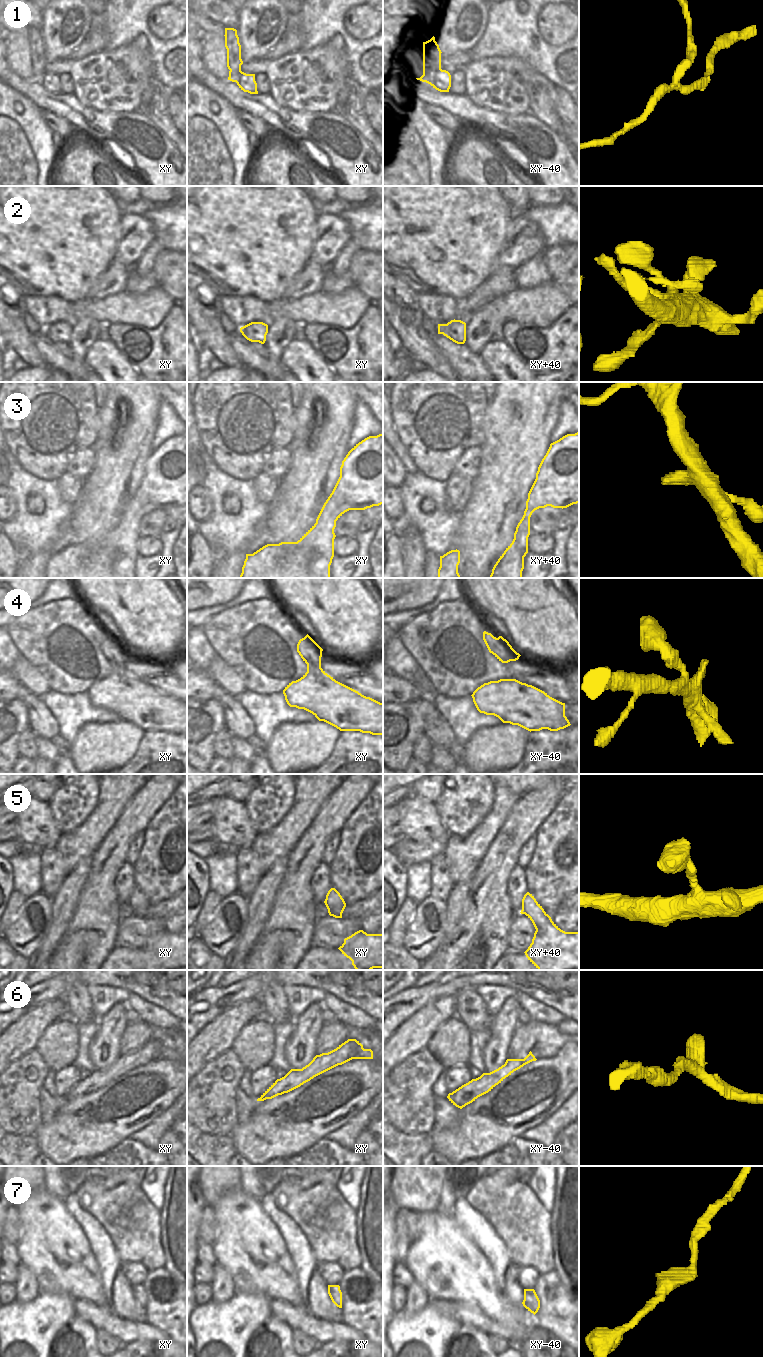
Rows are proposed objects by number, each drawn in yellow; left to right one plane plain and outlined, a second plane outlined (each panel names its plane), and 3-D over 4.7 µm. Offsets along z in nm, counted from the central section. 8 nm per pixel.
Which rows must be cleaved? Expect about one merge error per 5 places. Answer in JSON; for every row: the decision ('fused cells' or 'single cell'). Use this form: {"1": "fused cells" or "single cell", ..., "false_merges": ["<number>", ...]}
{"1": "fused cells", "2": "single cell", "3": "single cell", "4": "single cell", "5": "single cell", "6": "single cell", "7": "single cell", "false_merges": ["1"]}

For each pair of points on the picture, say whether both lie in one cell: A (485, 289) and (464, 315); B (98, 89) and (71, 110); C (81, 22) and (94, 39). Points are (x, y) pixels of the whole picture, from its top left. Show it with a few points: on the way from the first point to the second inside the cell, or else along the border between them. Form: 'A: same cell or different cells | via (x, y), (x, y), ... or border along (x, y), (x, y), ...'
A: same cell | via (480, 295), (466, 309)
B: different cells | border along (72, 94), (84, 105), (103, 111)
C: different cells | border along (93, 14), (91, 26), (85, 38), (74, 50)

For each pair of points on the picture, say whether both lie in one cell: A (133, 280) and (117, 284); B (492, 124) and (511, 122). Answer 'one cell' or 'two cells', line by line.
A: two cells
B: one cell

